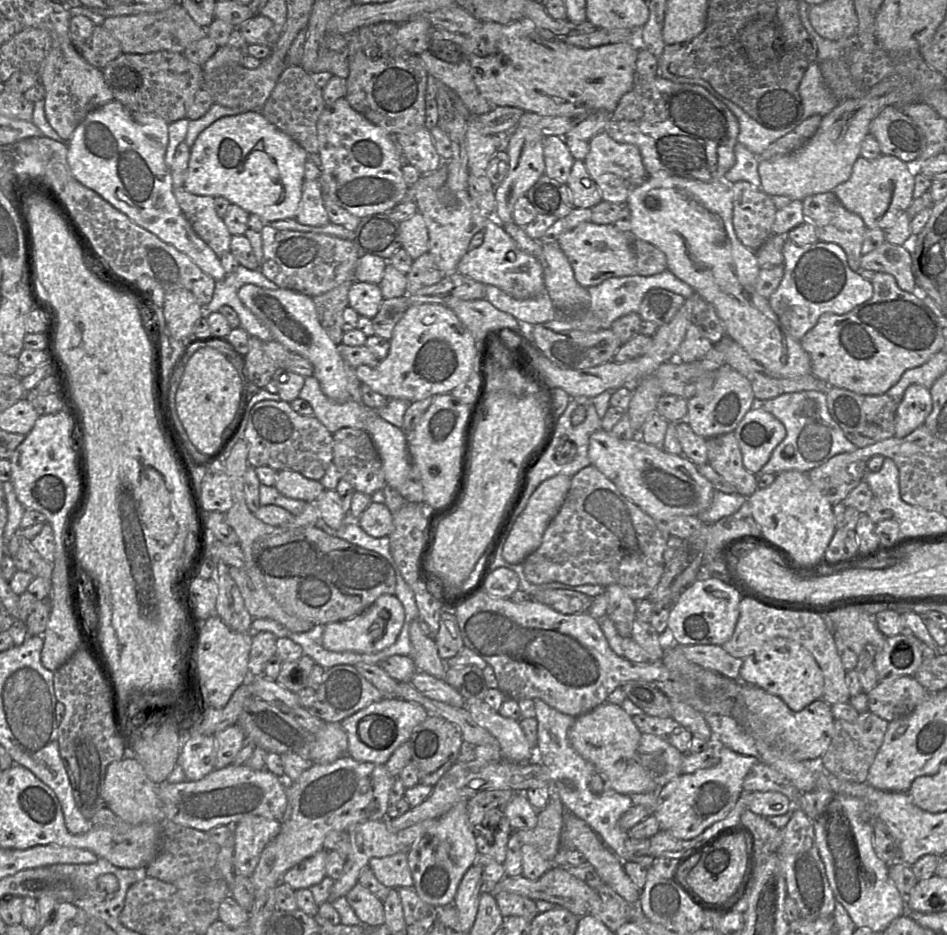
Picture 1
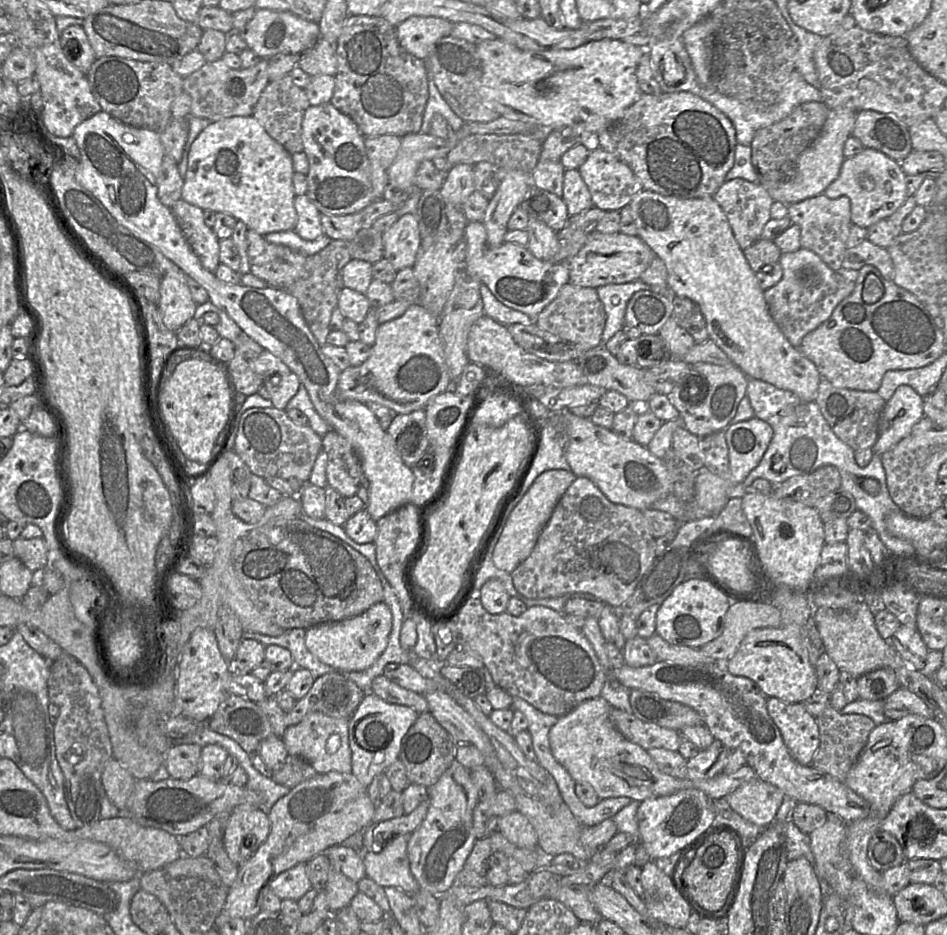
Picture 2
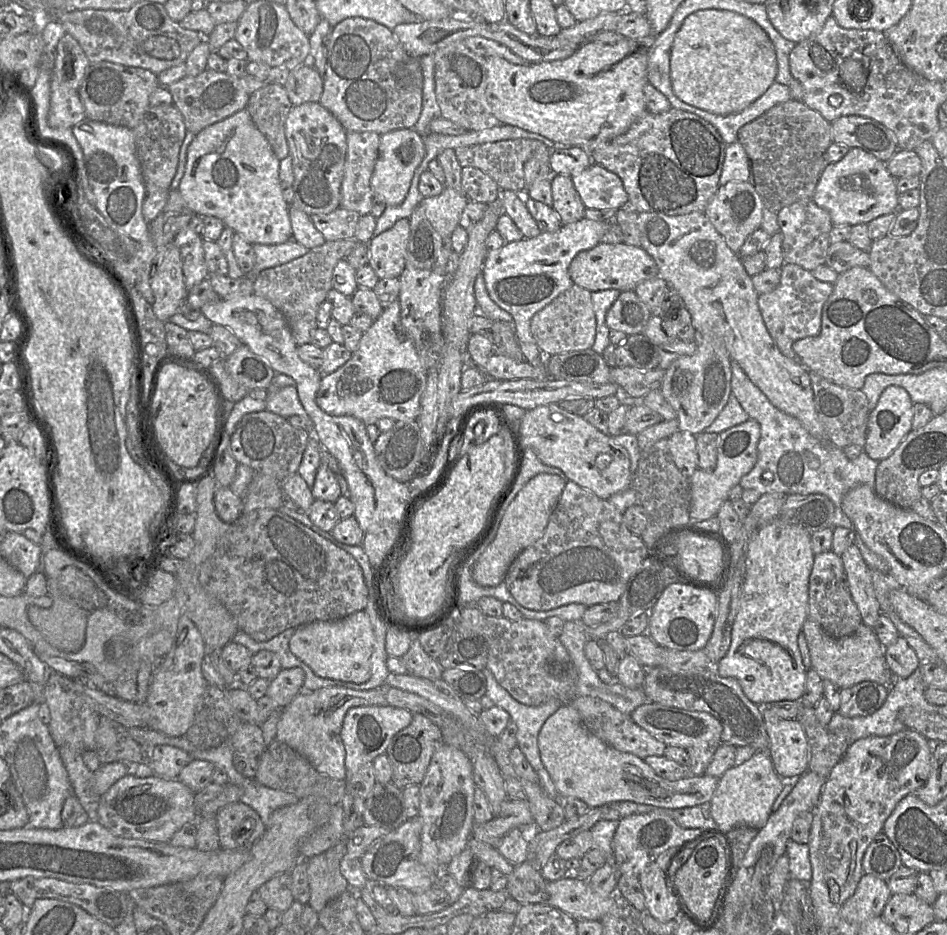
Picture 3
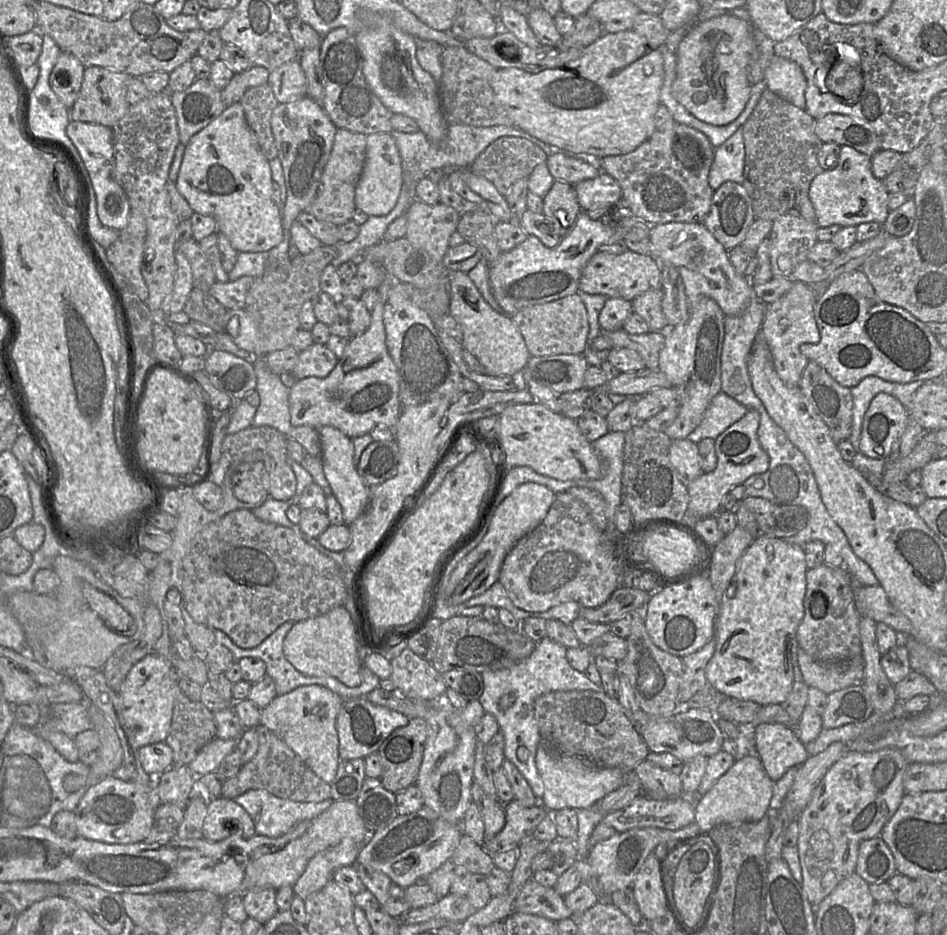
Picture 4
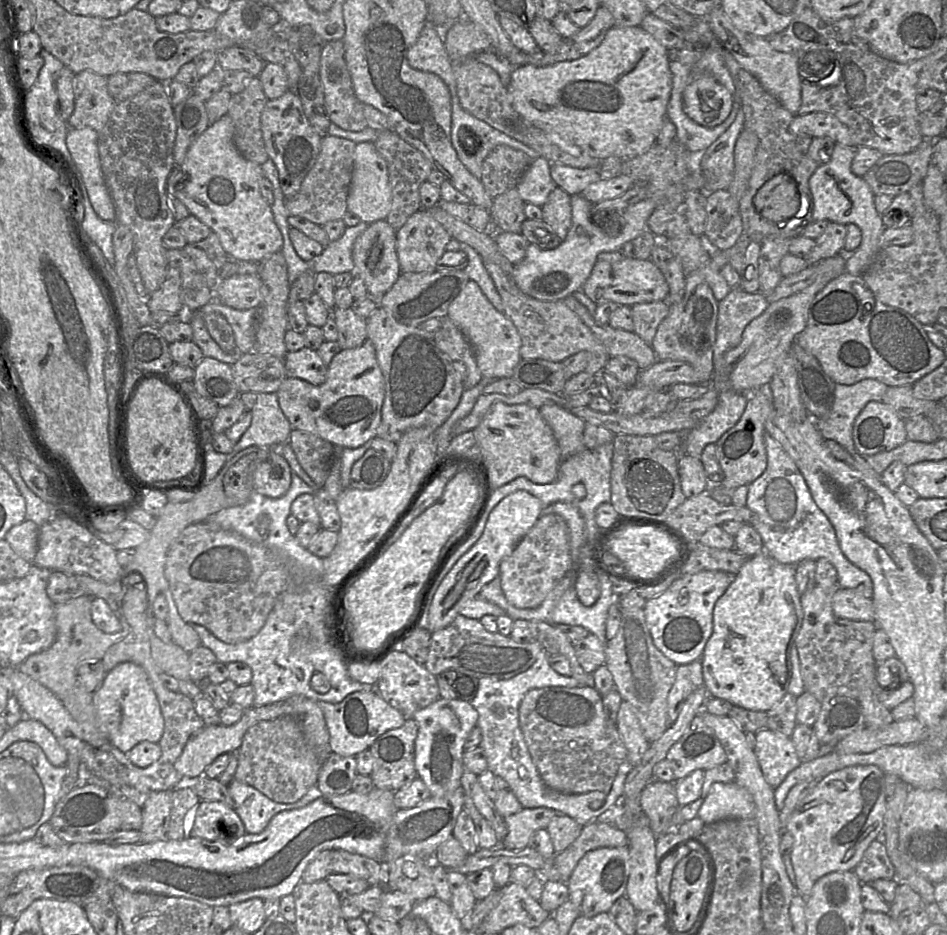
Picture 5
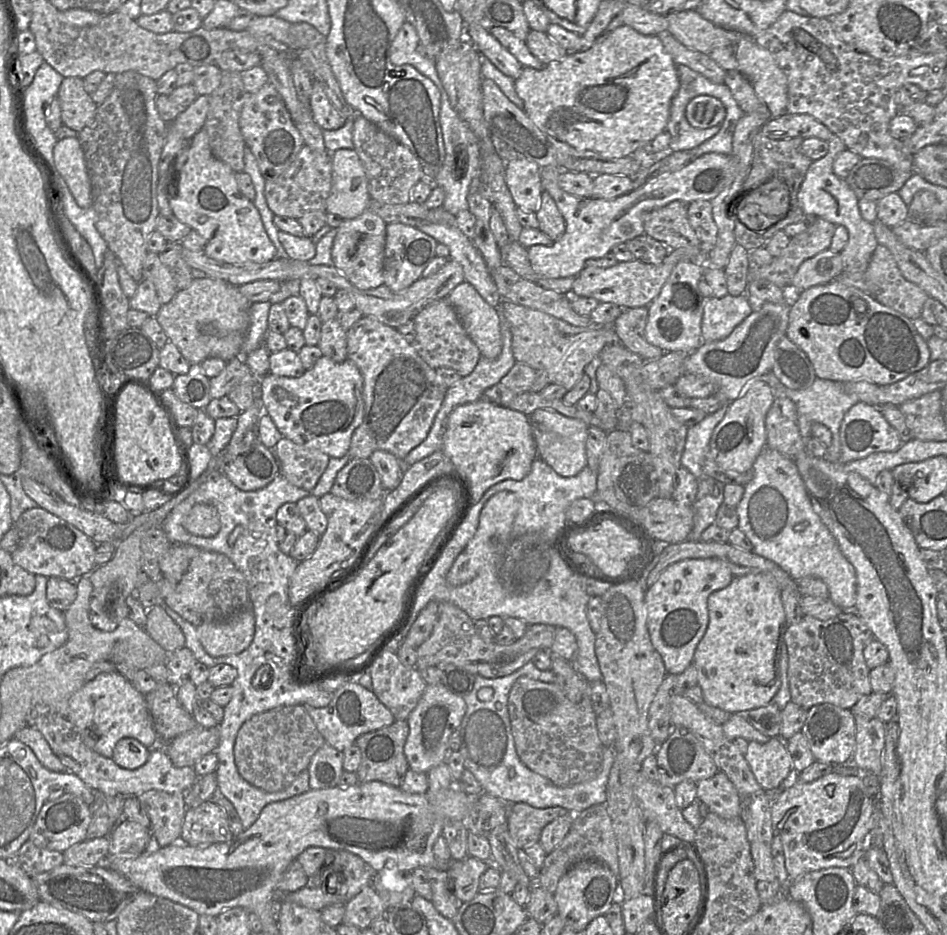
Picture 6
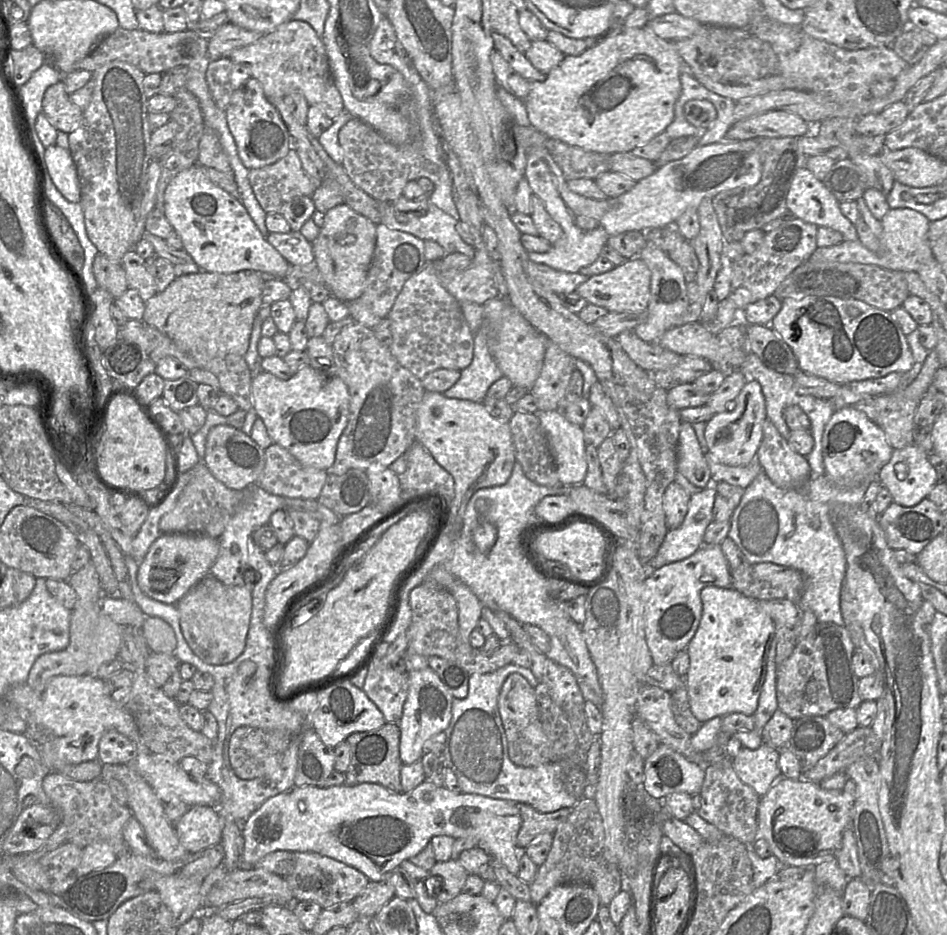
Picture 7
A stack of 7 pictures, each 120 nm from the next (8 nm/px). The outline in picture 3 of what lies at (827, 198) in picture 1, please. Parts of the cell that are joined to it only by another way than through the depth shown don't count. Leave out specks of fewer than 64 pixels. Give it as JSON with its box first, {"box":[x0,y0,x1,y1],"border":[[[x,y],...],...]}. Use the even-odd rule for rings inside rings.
{"box":[777,200,834,271],"border":[[[812,200],[797,202],[777,212],[777,221],[783,237],[784,264],[796,264],[808,271],[826,265],[826,256],[831,245],[830,232],[834,225],[825,209]]]}

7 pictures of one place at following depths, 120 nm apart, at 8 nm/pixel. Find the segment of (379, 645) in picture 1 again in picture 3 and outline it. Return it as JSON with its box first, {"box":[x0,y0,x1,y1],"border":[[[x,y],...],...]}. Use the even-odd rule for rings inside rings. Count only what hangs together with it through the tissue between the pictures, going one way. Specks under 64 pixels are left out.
{"box":[289,611,375,684],"border":[[[359,611],[339,620],[313,621],[299,625],[289,641],[289,648],[322,678],[362,684],[371,677],[374,643],[375,635],[370,618],[366,612]]]}

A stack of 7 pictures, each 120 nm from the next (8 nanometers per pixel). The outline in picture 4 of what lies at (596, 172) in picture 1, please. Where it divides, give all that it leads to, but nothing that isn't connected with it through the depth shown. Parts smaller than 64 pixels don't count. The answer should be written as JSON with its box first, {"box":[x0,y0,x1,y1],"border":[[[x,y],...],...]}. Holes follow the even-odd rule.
{"box":[574,171,622,211],"border":[[[600,171],[595,178],[579,182],[574,188],[583,211],[611,206],[622,198],[619,183],[603,171]]]}

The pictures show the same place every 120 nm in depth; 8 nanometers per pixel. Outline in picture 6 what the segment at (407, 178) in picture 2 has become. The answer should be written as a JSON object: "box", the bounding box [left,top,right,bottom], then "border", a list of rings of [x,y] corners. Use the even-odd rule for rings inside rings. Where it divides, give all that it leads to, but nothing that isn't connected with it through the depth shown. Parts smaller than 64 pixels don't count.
{"box":[326,149,372,219],"border":[[[339,149],[332,153],[332,187],[326,212],[353,219],[368,209],[372,200],[368,179],[356,151]]]}

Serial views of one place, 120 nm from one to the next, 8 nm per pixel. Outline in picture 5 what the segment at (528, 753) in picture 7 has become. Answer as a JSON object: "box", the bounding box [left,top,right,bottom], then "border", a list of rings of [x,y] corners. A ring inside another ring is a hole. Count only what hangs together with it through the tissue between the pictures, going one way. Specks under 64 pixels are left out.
{"box":[519,686,627,794],"border":[[[590,686],[543,687],[529,690],[519,706],[519,725],[525,743],[544,784],[563,794],[608,791],[619,766],[627,761],[627,749],[618,733],[616,723],[606,716],[602,696]]]}

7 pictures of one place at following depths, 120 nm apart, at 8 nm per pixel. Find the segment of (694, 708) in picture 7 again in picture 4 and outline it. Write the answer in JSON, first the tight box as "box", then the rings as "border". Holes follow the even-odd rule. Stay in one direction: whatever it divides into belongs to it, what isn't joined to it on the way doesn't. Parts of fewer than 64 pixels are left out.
{"box":[705,534,807,706],"border":[[[763,534],[756,536],[738,561],[733,583],[718,607],[713,638],[715,651],[705,671],[710,686],[727,697],[760,706],[782,704],[787,699],[795,682],[791,648],[805,615],[807,570],[802,546]]]}

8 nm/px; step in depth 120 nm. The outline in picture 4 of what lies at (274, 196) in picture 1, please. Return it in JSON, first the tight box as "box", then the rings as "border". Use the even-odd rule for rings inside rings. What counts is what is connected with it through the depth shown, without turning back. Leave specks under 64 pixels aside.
{"box":[175,101,282,253],"border":[[[240,101],[227,107],[192,136],[186,145],[175,186],[195,213],[210,216],[216,221],[217,230],[225,234],[239,253],[265,252],[282,242],[282,216],[272,199],[273,179],[269,160],[263,155],[254,132],[248,126]]]}

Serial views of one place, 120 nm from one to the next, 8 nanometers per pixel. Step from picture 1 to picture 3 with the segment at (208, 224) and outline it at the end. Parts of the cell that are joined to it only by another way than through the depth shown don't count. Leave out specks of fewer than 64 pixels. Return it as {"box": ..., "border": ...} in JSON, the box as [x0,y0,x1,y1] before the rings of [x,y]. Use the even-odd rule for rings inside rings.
{"box":[174,227,208,291],"border":[[[189,227],[180,230],[174,239],[182,258],[182,269],[187,291],[204,279],[208,271],[204,258],[203,237]]]}

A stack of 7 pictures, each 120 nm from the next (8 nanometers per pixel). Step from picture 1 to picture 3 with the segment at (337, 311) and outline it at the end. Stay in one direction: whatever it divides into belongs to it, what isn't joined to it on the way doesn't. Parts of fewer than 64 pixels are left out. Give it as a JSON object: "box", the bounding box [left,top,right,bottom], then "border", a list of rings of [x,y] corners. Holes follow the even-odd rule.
{"box":[253,238,357,346],"border":[[[355,238],[325,241],[299,258],[261,271],[254,279],[253,294],[267,299],[283,315],[298,346],[310,343],[313,331],[318,328],[316,315],[319,306],[332,289],[333,270],[357,244]]]}

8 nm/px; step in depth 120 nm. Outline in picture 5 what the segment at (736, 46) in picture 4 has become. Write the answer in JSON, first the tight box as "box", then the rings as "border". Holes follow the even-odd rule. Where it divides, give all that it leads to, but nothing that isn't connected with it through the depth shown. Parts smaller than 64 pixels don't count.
{"box":[683,74,733,128],"border":[[[708,74],[695,75],[683,92],[683,110],[696,124],[705,128],[720,125],[733,108],[730,92]]]}

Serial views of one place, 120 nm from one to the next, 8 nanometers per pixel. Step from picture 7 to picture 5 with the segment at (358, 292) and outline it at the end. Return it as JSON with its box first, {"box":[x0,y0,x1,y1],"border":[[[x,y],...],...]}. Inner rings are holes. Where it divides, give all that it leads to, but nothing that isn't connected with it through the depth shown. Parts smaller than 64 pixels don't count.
{"box":[352,220,402,301],"border":[[[385,220],[369,224],[356,239],[352,257],[355,264],[352,273],[363,279],[368,296],[375,301],[380,300],[402,274],[396,251],[396,231]]]}

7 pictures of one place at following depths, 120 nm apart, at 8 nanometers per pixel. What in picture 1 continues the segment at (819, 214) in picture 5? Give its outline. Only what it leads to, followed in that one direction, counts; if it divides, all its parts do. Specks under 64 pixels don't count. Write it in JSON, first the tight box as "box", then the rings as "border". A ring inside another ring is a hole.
{"box":[832,155,915,230],"border":[[[881,155],[876,159],[866,159],[859,156],[850,178],[832,191],[844,207],[863,220],[868,229],[885,230],[912,203],[914,184],[915,170],[897,157]]]}

